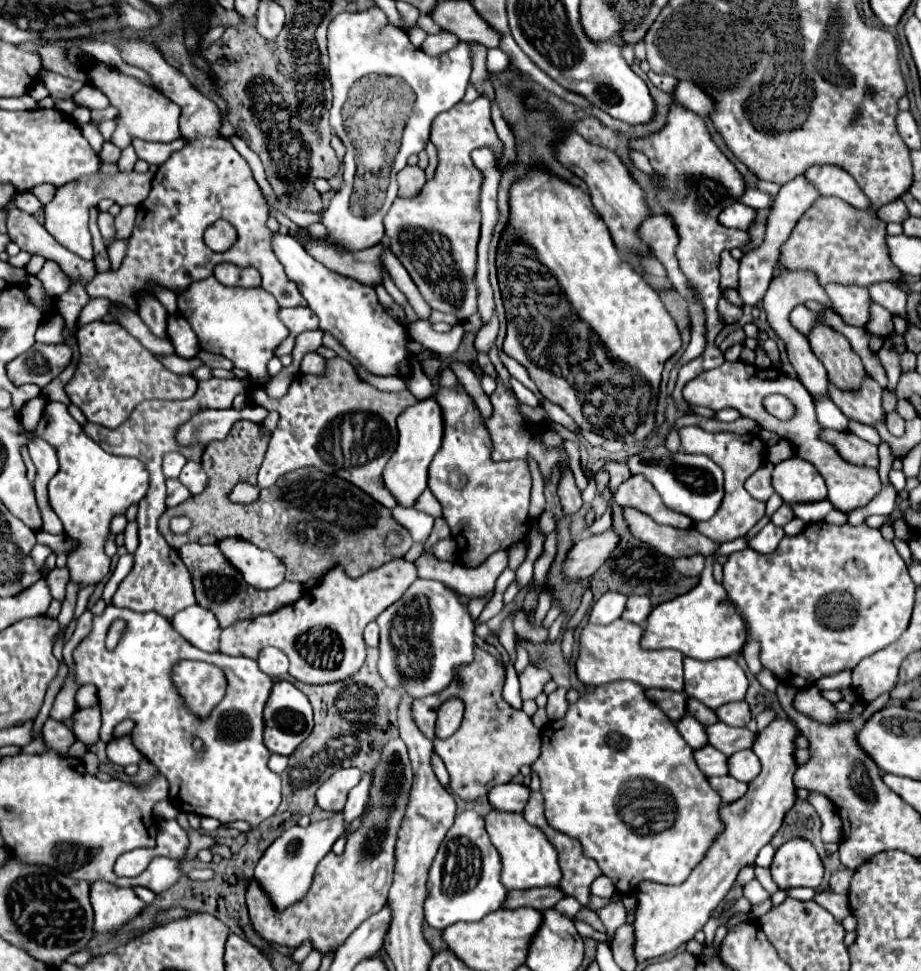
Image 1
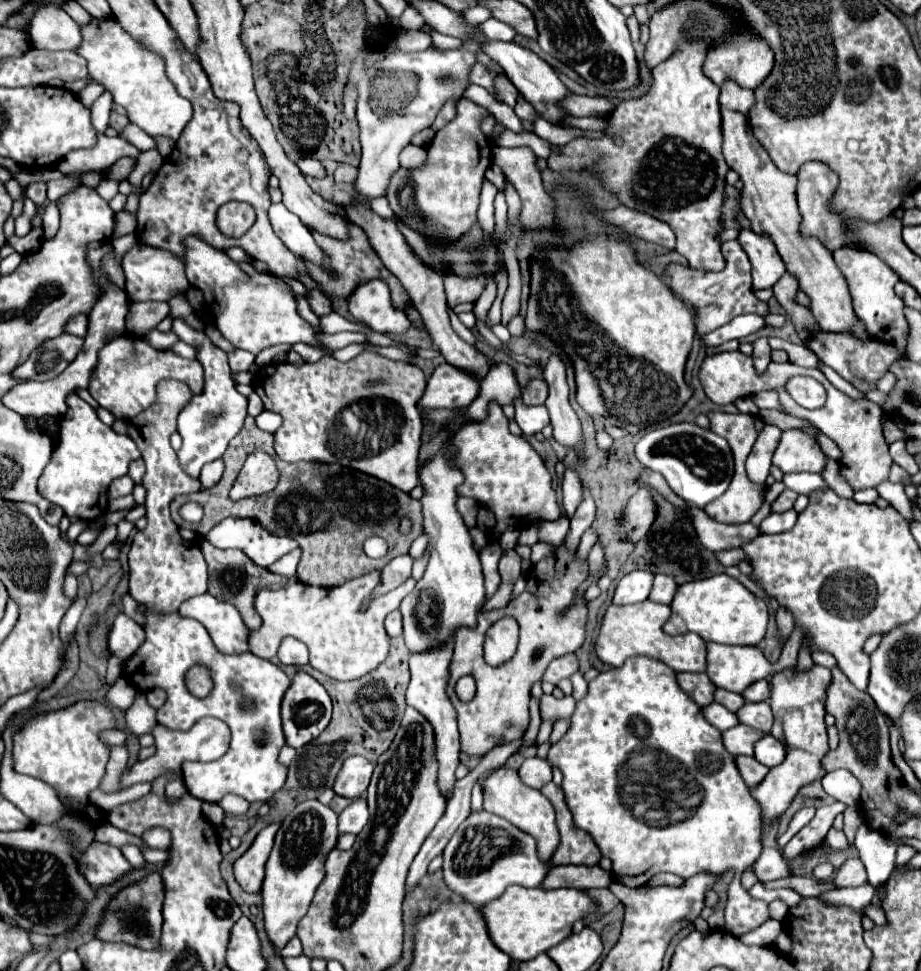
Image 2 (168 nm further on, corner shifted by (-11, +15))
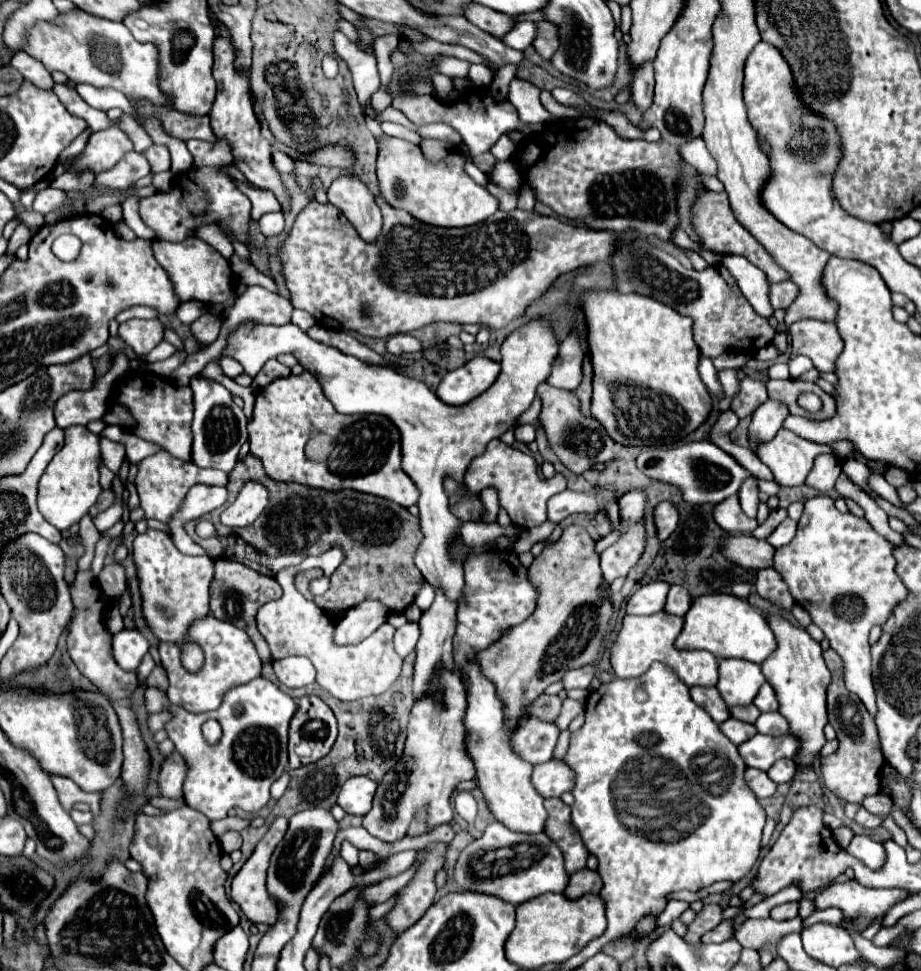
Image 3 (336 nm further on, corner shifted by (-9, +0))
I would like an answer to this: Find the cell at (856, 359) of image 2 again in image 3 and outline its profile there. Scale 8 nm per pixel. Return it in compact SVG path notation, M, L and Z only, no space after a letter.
M803 319L793 323L789 333L793 337L793 355L809 357L821 373L835 373L843 341L833 323Z

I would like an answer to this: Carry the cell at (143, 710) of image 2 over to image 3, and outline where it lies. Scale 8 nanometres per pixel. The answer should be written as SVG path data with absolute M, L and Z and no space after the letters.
M161 711L161 713L155 713L155 715L149 715L147 717L147 725L149 725L149 731L151 733L157 733L159 729L163 729L163 725L169 721L169 711Z

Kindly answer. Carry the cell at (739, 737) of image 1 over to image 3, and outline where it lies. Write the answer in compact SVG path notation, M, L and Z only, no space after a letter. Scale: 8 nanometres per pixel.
M761 713L755 721L757 733L761 735L771 735L771 737L781 737L789 731L789 725L779 713Z

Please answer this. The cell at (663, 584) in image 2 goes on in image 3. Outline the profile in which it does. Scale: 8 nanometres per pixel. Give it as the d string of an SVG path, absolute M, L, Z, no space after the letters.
M671 587L669 593L667 593L663 611L669 613L669 615L683 617L683 615L687 613L689 605L691 605L691 597L689 597L689 593L685 591L685 587Z

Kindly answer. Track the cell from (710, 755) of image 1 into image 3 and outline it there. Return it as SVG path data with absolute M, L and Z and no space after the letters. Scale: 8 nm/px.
M755 735L741 743L739 755L745 761L747 767L757 767L767 771L777 759L783 757L793 757L797 753L797 739L791 735L781 735L781 737L765 737L765 735Z

